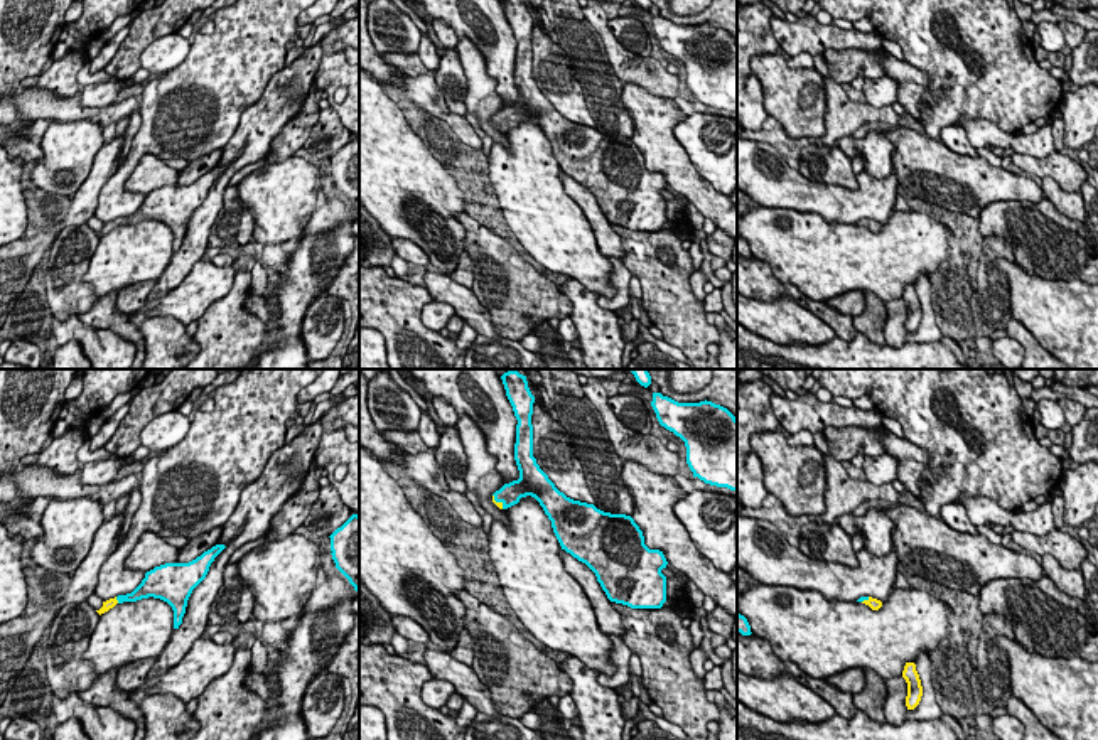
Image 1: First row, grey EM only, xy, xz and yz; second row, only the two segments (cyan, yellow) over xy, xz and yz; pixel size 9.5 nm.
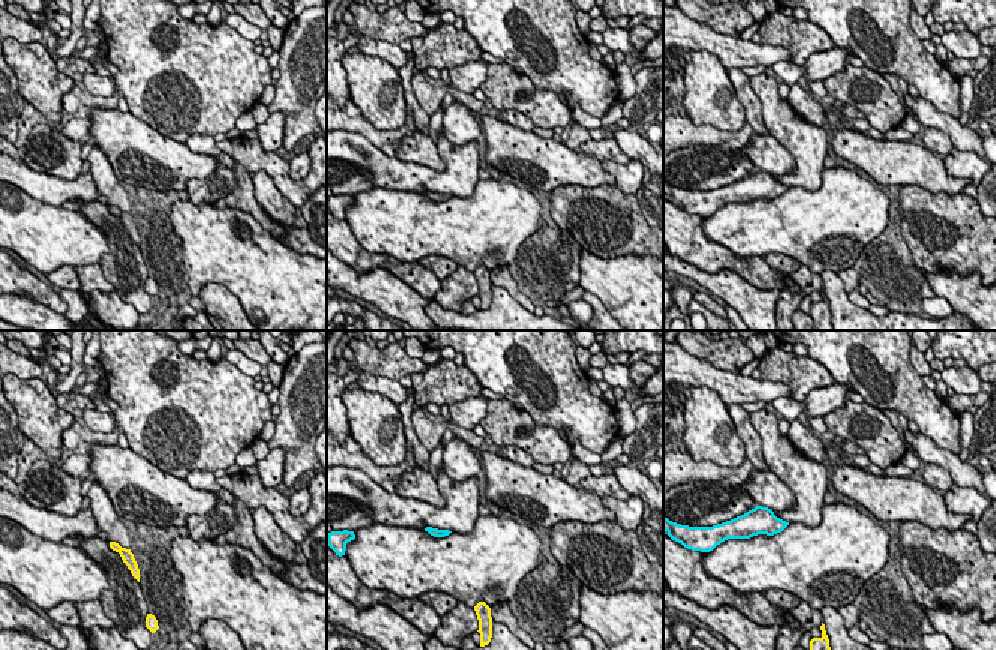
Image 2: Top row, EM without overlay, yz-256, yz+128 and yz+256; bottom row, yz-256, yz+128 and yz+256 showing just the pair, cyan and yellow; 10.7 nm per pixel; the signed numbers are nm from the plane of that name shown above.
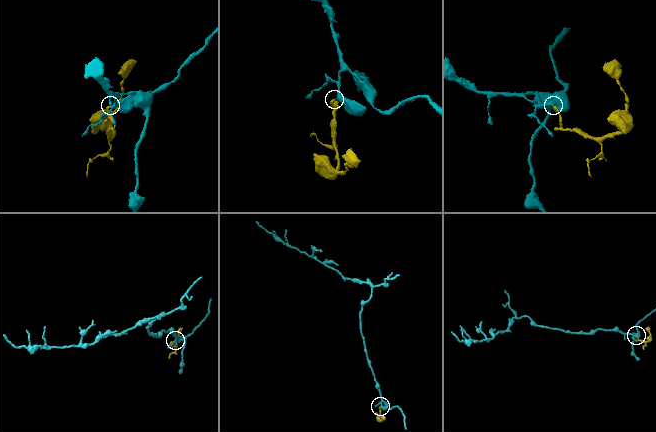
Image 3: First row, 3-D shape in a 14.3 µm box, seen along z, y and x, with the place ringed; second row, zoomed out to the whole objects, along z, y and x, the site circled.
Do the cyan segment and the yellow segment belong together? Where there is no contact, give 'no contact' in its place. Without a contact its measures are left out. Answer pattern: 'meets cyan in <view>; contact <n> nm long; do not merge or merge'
meets cyan in xy; contact 70 nm long; merge

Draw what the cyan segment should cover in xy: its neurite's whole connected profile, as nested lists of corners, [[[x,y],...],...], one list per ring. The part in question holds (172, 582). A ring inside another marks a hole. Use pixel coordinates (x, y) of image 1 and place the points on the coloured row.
[[[216,544],[189,563],[165,563],[155,566],[145,573],[145,578],[132,593],[103,602],[103,607],[96,612],[101,615],[116,603],[153,597],[172,607],[174,629],[179,629],[192,590],[206,578],[211,563],[224,548],[224,544]]]

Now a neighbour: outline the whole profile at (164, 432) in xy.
[[[179,410],[153,418],[140,433],[140,442],[150,452],[164,452],[179,445],[191,426],[191,420]]]

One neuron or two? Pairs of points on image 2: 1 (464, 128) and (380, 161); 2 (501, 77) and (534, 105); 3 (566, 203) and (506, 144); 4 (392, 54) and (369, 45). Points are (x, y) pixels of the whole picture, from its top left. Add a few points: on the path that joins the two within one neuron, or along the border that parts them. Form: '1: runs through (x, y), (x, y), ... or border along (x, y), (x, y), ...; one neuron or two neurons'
1: border along (441, 131), (453, 144), (465, 144), (476, 140); two neurons
2: runs through (504, 87), (515, 102), (524, 102); one neuron
3: border along (588, 186), (558, 185), (551, 191); two neurons
4: runs through (386, 50), (375, 48); one neuron

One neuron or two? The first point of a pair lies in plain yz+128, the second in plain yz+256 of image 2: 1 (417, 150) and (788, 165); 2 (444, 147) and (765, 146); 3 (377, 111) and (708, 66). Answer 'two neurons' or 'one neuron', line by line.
1: one neuron
2: two neurons
3: one neuron

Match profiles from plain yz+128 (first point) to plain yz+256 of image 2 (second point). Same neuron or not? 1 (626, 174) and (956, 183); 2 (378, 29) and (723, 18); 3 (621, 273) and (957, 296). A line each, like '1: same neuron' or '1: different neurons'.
1: different neurons
2: same neuron
3: same neuron

